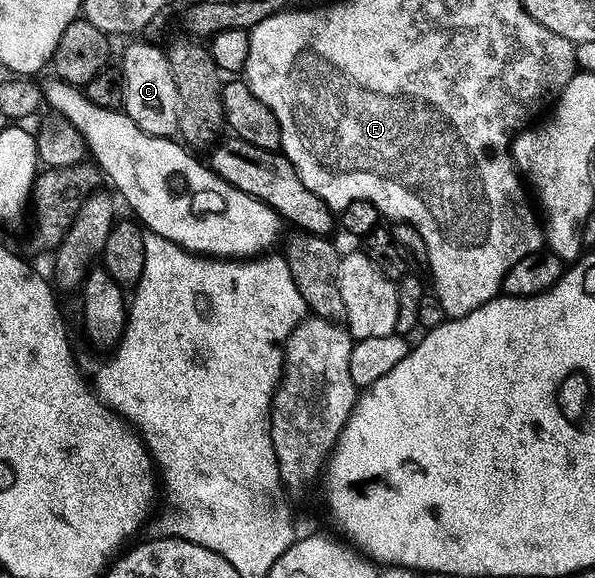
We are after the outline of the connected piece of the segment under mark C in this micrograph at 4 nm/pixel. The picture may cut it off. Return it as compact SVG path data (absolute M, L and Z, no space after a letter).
M131 43L123 51L122 110L137 126L150 135L174 136L179 129L179 93L167 52L151 43Z

